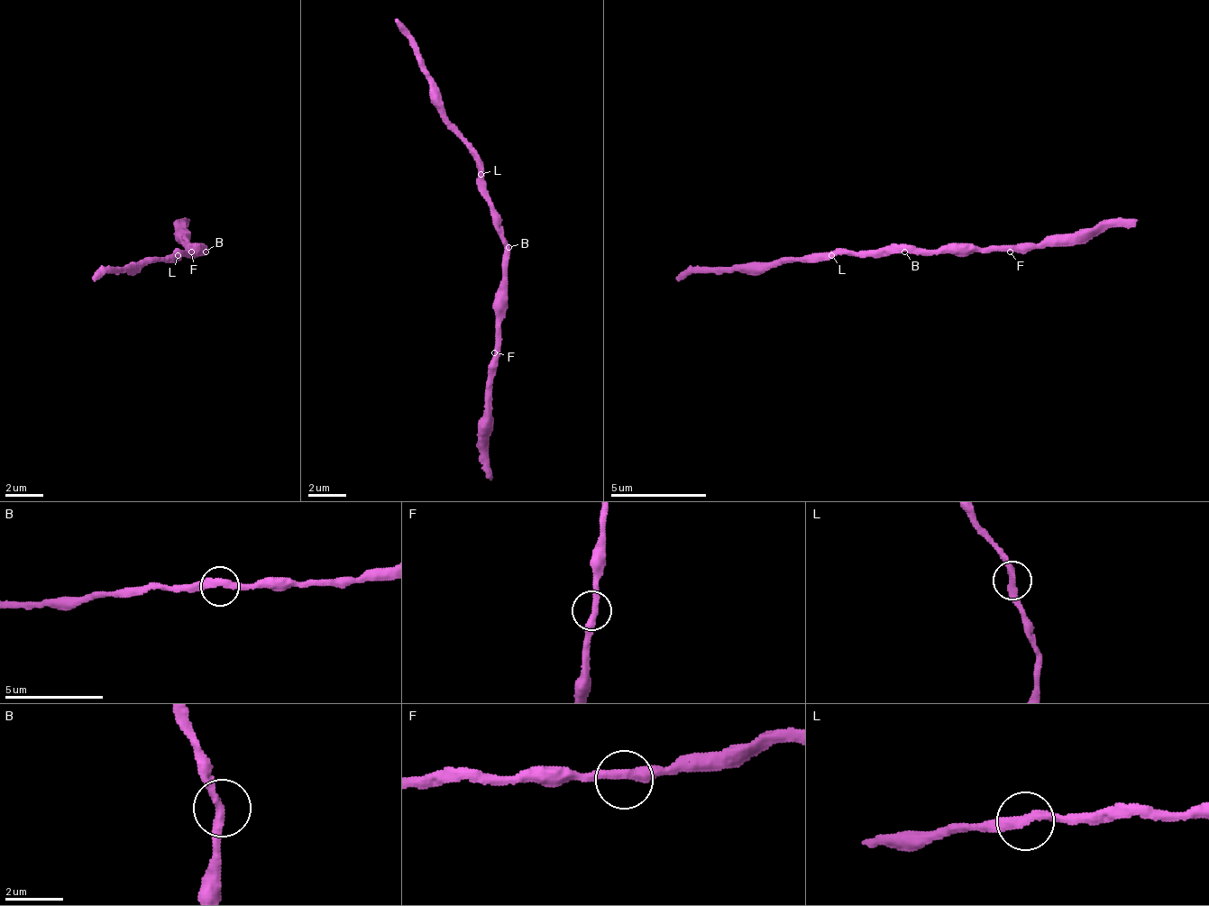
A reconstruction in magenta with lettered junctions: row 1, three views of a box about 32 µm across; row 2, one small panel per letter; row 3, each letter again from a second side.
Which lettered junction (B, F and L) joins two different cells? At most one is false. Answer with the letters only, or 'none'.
none

